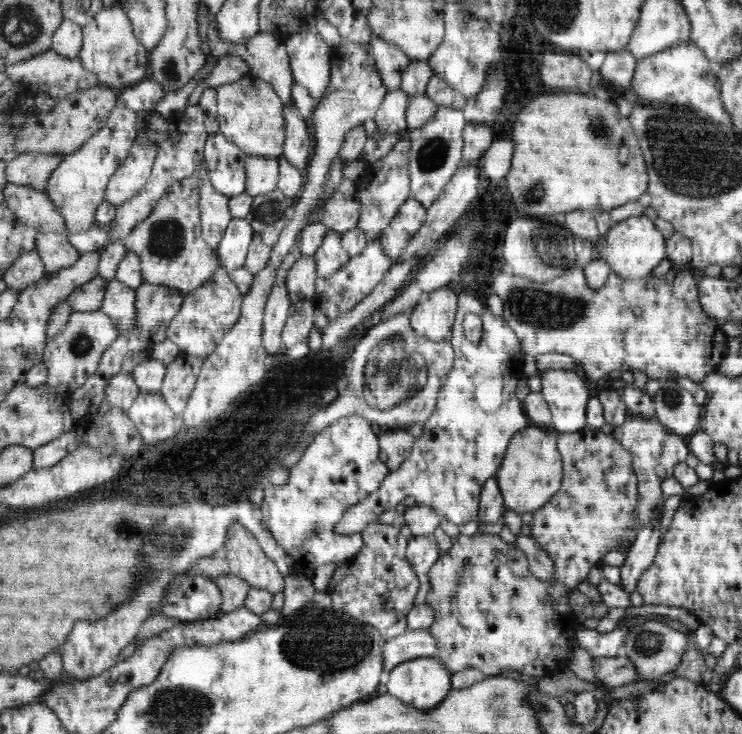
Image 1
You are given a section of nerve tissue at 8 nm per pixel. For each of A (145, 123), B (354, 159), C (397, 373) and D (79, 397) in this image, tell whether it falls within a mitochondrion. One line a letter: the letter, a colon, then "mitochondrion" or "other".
A: other
B: other
C: mitochondrion
D: other

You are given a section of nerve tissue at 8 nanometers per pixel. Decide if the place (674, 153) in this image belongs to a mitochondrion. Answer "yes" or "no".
yes

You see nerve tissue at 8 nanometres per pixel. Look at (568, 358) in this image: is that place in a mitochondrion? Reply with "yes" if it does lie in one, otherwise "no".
no

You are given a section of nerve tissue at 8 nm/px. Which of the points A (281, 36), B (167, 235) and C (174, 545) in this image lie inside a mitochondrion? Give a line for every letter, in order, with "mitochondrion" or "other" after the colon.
A: other
B: mitochondrion
C: mitochondrion

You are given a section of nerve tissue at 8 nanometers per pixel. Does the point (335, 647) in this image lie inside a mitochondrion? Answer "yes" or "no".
yes

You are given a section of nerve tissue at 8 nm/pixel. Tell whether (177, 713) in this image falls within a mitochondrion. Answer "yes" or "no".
yes

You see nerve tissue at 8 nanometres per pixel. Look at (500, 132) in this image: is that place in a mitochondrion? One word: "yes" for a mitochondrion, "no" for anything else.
no

